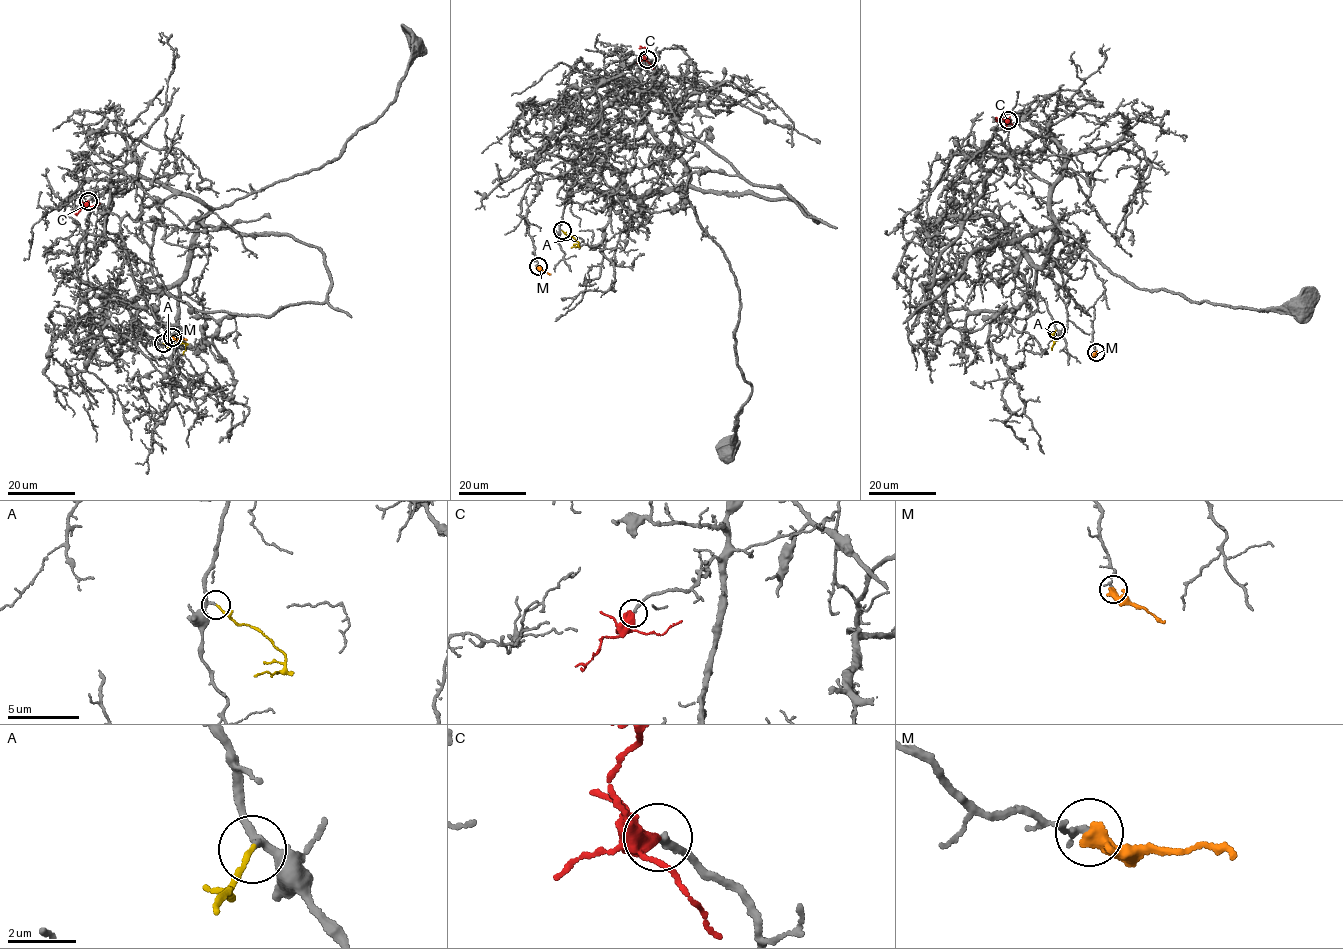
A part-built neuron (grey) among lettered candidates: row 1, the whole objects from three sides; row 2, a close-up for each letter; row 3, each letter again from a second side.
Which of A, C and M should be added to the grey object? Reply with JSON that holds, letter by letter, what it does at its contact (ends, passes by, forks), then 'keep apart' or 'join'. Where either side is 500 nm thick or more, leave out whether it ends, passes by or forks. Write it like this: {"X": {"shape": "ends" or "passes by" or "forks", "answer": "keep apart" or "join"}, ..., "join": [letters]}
{"A": {"shape": "ends", "answer": "join"}, "C": {"answer": "join"}, "M": {"shape": "ends", "answer": "keep apart"}, "join": ["A", "C"]}

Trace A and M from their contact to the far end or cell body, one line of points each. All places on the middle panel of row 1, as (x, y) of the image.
A: (562, 231), (578, 243), (571, 248)
M: (537, 267), (550, 275)

